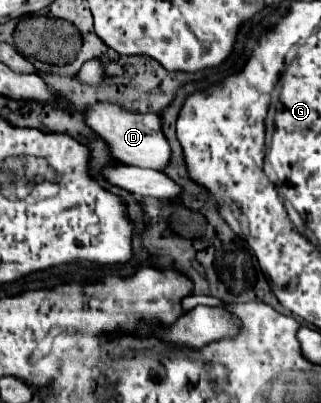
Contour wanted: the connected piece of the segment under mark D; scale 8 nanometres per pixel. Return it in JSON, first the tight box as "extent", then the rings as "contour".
{"extent":[83,102,171,170],"contour":[[[97,102],[95,106],[89,106],[83,110],[83,122],[105,142],[105,146],[109,148],[109,154],[117,162],[139,166],[139,168],[165,170],[171,156],[171,148],[163,136],[157,114],[135,114],[111,102]]]}

